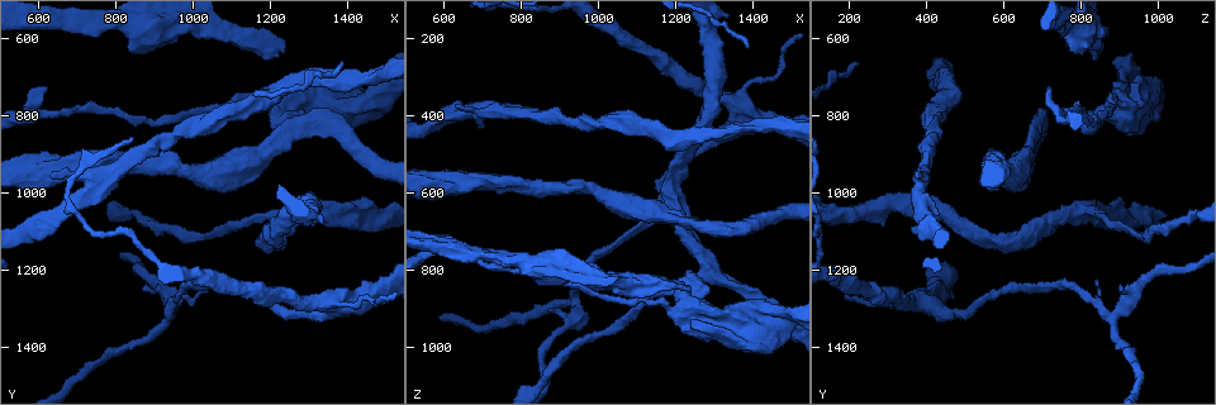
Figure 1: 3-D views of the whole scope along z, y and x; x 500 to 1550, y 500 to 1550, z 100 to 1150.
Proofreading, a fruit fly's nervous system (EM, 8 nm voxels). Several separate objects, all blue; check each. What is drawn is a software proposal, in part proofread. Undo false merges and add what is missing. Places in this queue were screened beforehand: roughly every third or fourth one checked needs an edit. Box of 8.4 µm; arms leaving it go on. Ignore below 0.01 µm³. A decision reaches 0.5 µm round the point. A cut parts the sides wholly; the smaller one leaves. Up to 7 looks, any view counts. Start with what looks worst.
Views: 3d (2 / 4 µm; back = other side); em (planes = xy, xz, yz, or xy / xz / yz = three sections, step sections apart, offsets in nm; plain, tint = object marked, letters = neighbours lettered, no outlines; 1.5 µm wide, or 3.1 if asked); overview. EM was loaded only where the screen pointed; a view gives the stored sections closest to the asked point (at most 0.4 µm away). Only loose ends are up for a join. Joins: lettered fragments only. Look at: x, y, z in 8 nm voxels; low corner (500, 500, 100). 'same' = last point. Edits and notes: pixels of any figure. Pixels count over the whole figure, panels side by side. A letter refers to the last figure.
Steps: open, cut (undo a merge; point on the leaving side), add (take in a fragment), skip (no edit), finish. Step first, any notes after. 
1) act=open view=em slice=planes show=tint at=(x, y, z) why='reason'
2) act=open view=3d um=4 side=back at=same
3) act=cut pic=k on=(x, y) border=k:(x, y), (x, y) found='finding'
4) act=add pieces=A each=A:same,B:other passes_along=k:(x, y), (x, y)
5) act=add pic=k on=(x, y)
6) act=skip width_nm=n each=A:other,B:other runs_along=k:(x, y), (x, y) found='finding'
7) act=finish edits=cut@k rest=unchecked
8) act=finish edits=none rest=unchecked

act=open view=3d um=2 at=(1245, 635, 845) why='branch stops here'

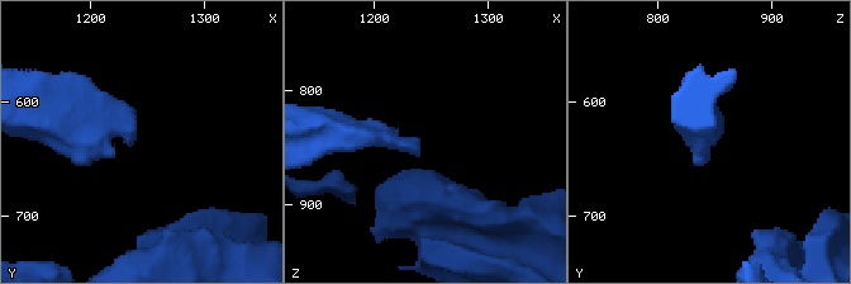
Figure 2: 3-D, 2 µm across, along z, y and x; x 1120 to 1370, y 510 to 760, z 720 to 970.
act=open view=em slice=xy step=4 show=letters at=(1242, 630, 856) why='need the tissue'

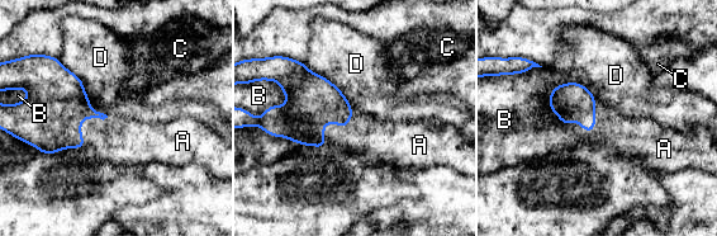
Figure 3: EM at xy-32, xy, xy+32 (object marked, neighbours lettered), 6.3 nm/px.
act=add pieces=A longest_contact=D:480nm each=A:same,B:other,C:other,D:other found='the cell continues'

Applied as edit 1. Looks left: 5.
act=open view=em slice=planes show=letters at=(1280, 1050, 805) why='sharp bend'

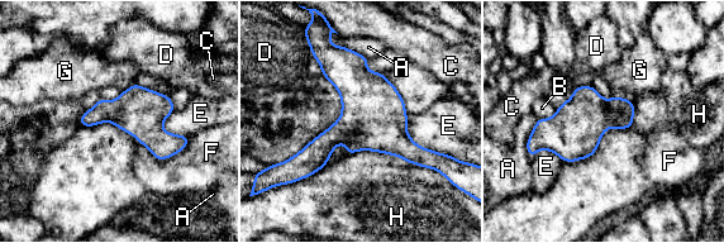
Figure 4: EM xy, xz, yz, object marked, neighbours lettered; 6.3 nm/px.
act=skip each=A:other,B:other,C:other,D:other,E:other,F:other,G:other,H:other border=4:(190, 136), (162, 160), (138, 141) found='all the same cell'

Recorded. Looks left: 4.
act=open view=3d um=4 at=(635, 955, 375) why='an open end'

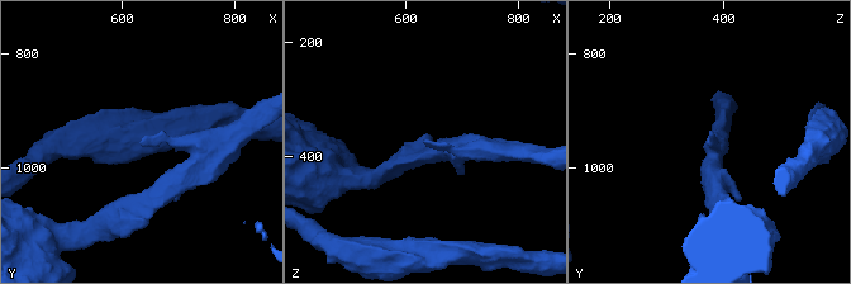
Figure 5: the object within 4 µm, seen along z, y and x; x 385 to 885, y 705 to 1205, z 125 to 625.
act=open view=em slice=yz step=4 show=tint at=(630, 960, 375)

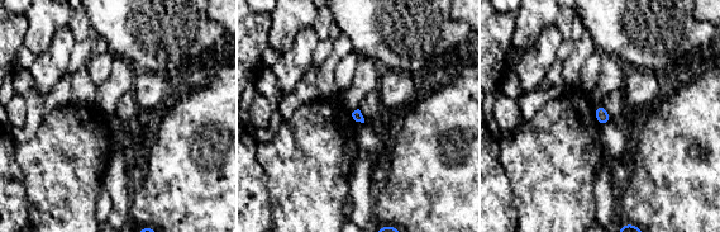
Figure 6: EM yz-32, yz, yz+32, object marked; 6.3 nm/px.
act=open view=em slice=xy step=4 show=letters at=same why='cut it another way'

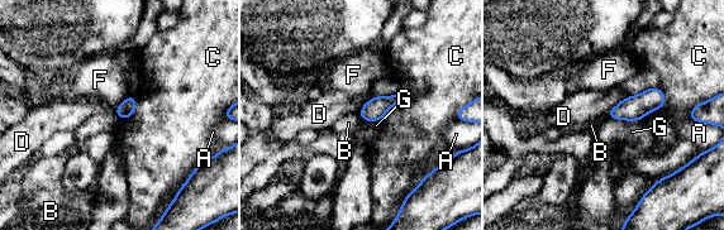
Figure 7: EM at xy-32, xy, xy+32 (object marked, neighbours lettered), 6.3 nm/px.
act=skip each=A:other,B:other,C:other,D:other,F:other,G:other border=7:(113, 111), (119, 118) found='no lettered fragment goes on from it'

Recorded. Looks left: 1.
act=finish edits=add@3 rest=unchecked

